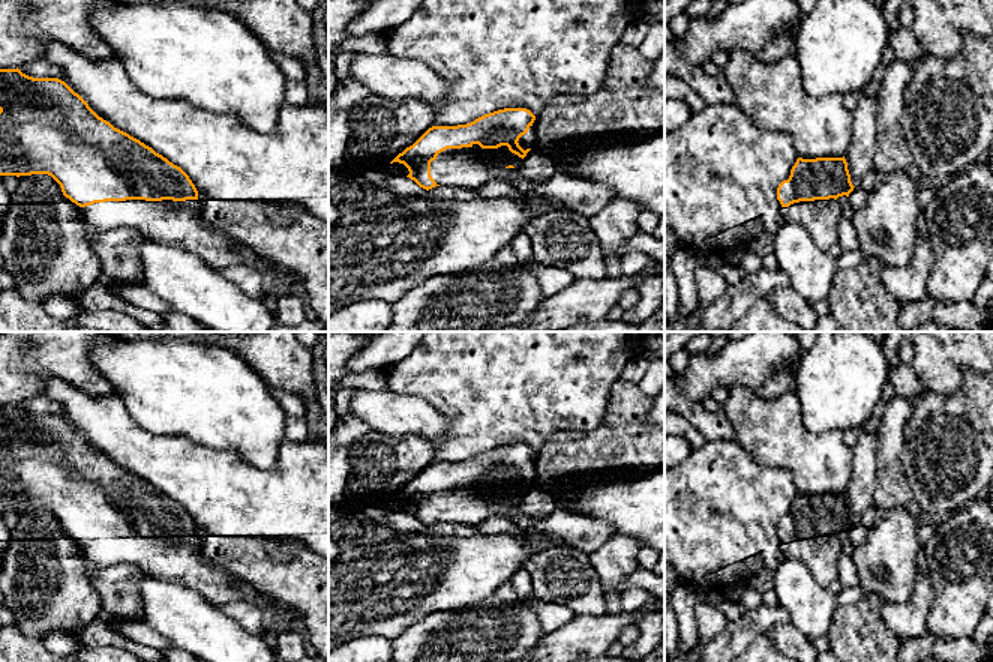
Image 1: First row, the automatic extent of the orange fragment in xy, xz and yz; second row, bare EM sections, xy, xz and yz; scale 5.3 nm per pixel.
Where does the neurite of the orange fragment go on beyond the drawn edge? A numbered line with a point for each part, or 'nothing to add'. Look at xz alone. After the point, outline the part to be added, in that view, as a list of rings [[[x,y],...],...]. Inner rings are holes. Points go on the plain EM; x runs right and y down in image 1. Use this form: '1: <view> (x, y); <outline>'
1: xz (470, 503); [[[478,480],[462,485],[447,485],[430,498],[430,512],[440,522],[478,525],[495,515],[495,507],[513,501],[519,503],[522,494],[512,489],[507,482],[482,485]]]

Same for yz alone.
1: yz (821, 554); [[[837,536],[800,537],[778,548],[778,560],[798,560],[804,563],[814,579],[828,587],[838,579],[838,557],[842,543]]]

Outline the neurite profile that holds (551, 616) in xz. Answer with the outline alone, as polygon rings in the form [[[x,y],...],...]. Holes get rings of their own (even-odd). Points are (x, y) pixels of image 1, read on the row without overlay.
[[[536,596],[528,597],[530,603],[538,617],[543,635],[548,635],[558,627],[564,626],[568,620],[574,617],[573,609],[566,605],[544,602],[537,599]]]

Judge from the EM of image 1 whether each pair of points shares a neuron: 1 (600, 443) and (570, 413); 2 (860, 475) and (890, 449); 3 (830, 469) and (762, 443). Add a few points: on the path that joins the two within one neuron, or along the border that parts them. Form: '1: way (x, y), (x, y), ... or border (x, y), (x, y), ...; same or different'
1: border (608, 400), (594, 428), (554, 436); different
2: border (876, 433), (878, 485), (873, 494); different
3: way (813, 460), (788, 443), (779, 443); same

